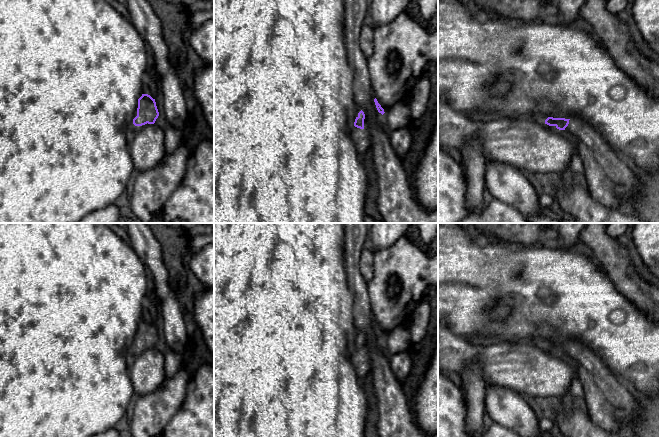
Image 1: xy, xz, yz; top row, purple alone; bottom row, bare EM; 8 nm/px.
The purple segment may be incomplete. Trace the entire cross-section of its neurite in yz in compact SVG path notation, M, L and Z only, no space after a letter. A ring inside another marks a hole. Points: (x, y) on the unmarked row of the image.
M548 341L545 348L564 354L577 371L589 416L611 433L629 433L643 416L630 388L615 377L590 348L579 342Z

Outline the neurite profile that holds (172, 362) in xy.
M168 348L164 353L164 368L166 378L173 377L181 367L183 367L183 356L177 355Z

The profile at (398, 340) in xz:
M405 323L385 336L383 338L383 343L391 355L399 352L410 351L410 323Z

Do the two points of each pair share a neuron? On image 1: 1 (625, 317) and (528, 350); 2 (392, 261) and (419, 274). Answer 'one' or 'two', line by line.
1: two
2: one

